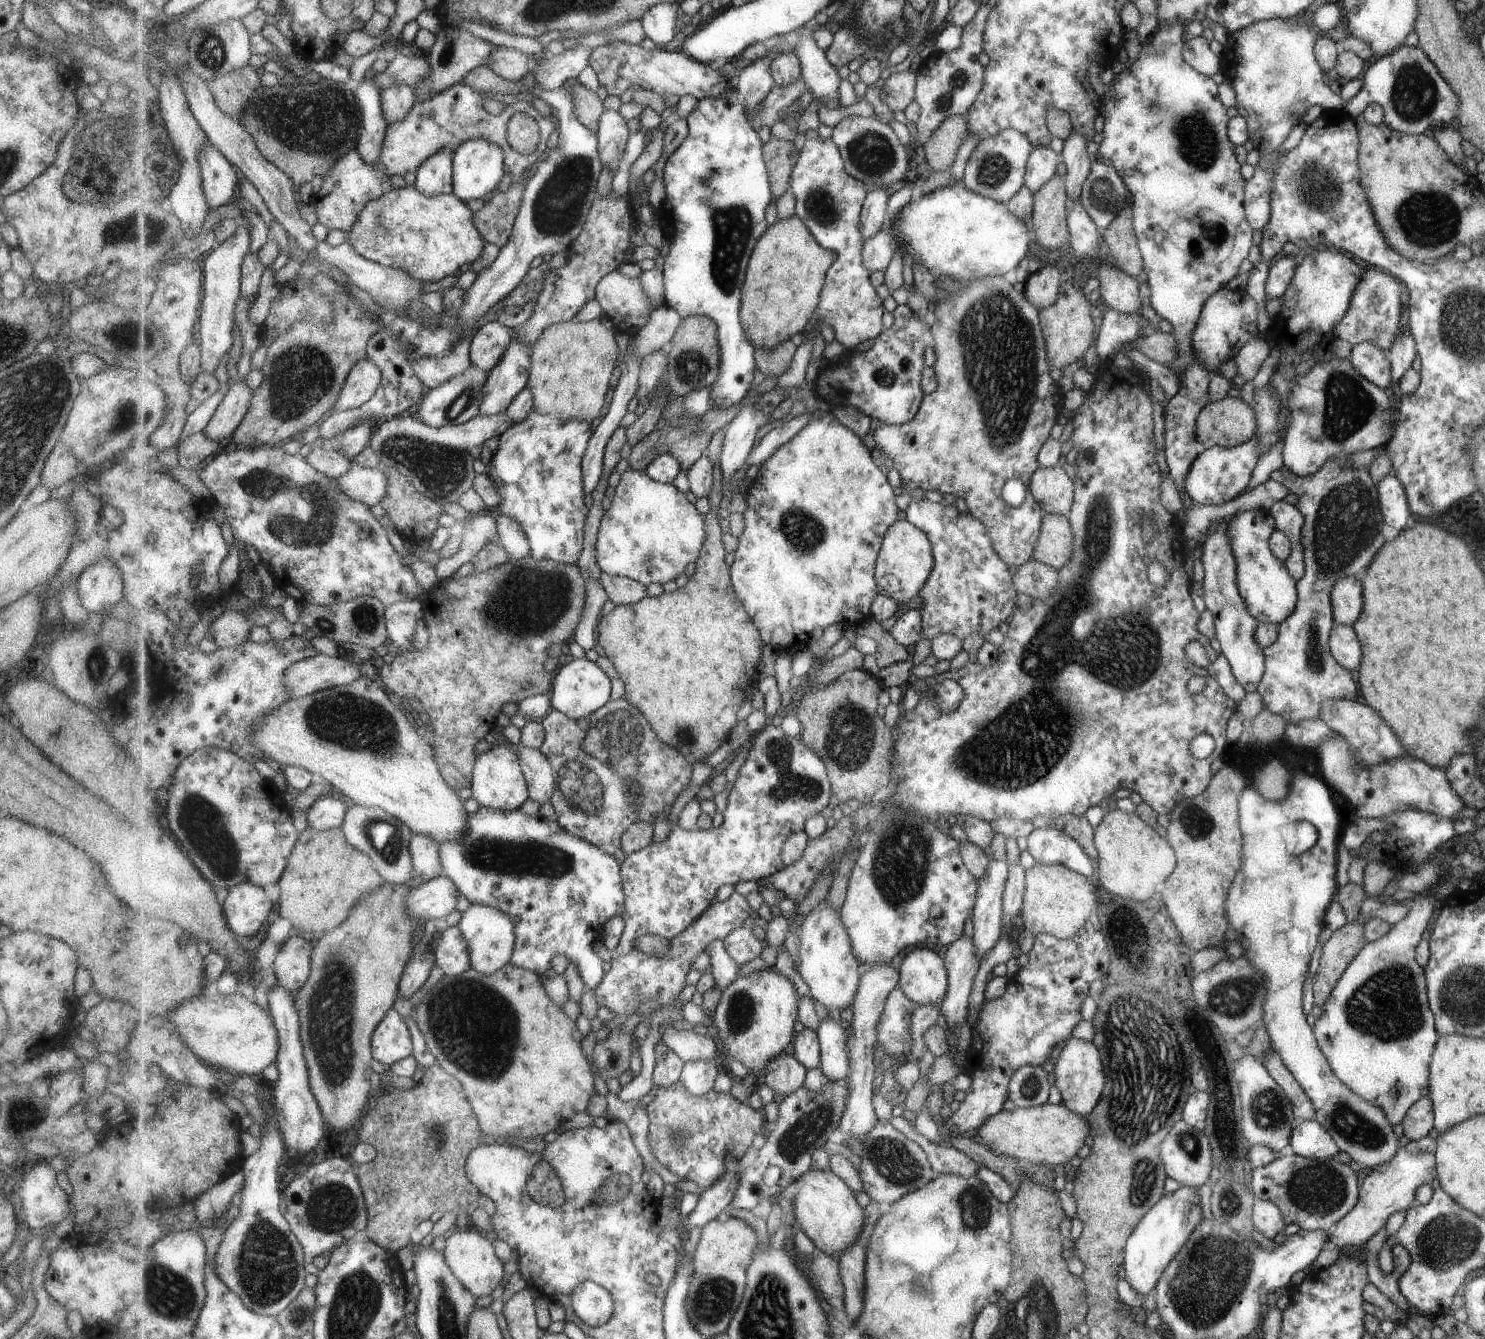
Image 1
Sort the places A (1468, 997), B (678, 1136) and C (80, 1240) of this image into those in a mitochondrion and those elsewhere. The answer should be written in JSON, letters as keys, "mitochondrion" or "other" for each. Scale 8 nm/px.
{"A":"mitochondrion","B":"mitochondrion","C":"other"}

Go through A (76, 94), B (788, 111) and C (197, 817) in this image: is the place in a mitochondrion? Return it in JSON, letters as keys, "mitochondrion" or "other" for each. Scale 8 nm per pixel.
{"A":"other","B":"other","C":"mitochondrion"}

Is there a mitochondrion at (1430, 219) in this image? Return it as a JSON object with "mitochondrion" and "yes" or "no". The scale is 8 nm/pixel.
{"mitochondrion":"yes"}

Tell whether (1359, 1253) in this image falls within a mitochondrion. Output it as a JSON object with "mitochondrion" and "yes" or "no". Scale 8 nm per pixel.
{"mitochondrion":"no"}

